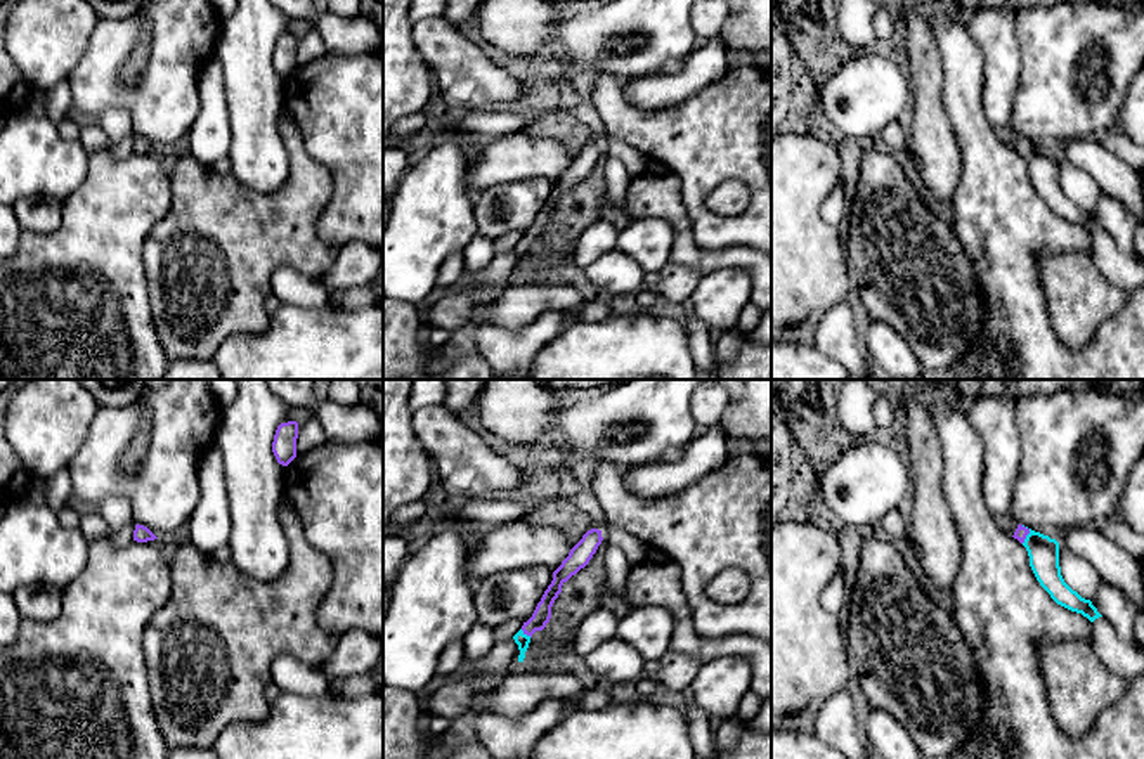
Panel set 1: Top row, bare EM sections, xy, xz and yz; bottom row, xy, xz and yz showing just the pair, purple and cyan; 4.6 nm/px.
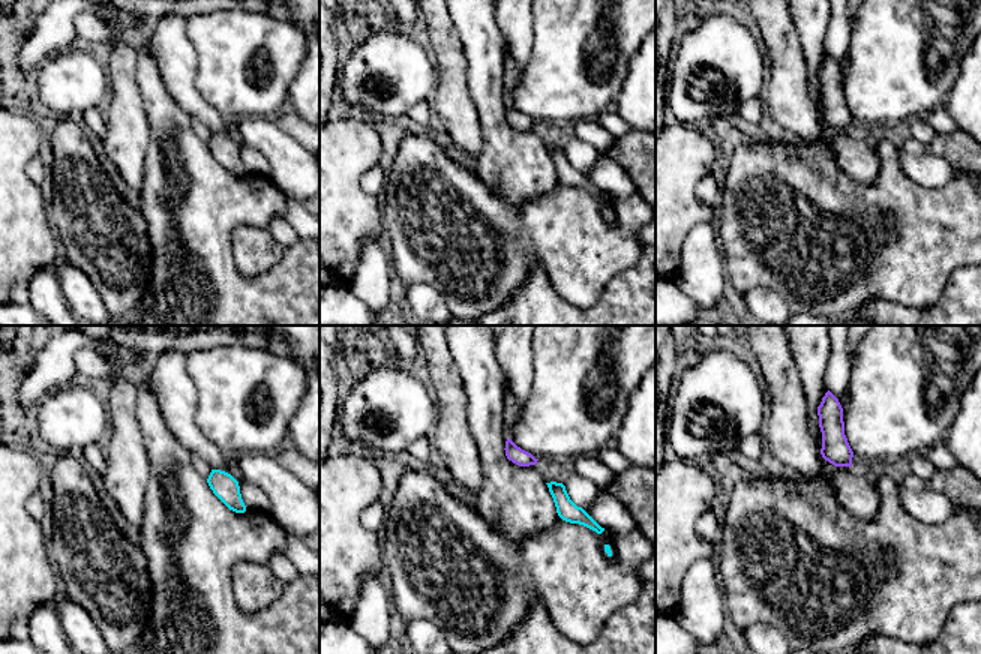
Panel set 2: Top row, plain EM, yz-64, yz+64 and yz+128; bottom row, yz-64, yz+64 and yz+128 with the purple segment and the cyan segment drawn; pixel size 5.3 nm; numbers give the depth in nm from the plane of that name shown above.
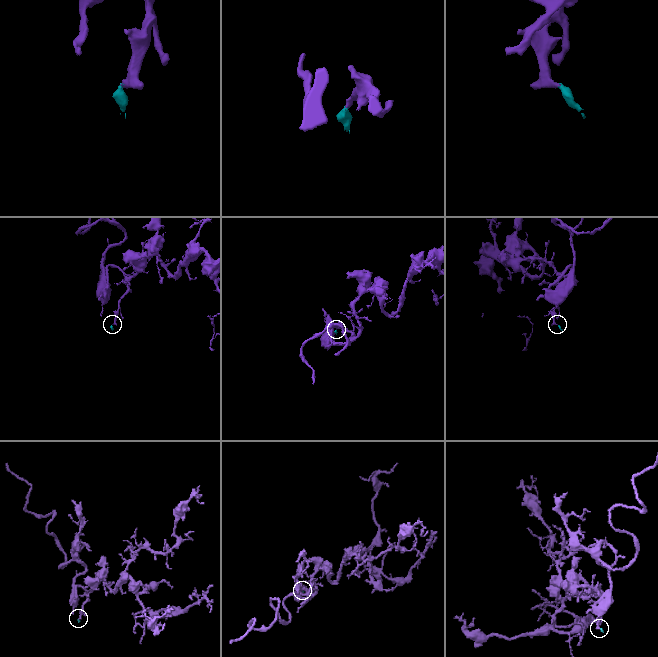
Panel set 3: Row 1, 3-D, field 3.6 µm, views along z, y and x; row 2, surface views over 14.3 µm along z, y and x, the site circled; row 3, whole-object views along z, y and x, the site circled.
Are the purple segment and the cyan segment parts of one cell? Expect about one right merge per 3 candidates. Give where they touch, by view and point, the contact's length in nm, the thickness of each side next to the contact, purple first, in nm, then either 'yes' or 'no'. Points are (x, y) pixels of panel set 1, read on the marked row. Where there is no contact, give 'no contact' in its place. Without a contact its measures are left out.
yz (1028, 532) | 90 nm | 60/140 nm | yes

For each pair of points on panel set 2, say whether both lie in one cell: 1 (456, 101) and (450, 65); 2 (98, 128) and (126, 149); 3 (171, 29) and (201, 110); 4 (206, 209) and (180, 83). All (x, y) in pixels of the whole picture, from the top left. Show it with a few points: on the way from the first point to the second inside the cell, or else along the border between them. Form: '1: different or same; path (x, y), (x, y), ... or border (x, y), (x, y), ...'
1: same; path (452, 92), (452, 74)
2: different; border (107, 120), (107, 134), (102, 138)
3: same; path (173, 48), (183, 90)
4: different; border (165, 83), (167, 92), (189, 116)

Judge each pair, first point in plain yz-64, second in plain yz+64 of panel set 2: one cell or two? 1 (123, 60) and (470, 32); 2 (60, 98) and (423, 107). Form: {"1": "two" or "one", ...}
{"1": "two", "2": "two"}

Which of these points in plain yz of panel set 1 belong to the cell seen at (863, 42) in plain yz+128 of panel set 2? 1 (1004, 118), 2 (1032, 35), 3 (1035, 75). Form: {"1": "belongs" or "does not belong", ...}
{"1": "does not belong", "2": "belongs", "3": "belongs"}

